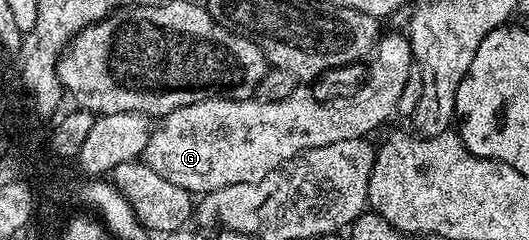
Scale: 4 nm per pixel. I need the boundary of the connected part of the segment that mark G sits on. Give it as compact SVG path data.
M394 33L398 35L383 34L379 38L377 47L372 52L372 58L369 60L370 72L366 75L366 84L358 87L354 91L354 96L338 95L335 99L326 99L321 103L312 92L309 86L299 85L292 93L288 93L288 97L283 99L259 99L251 97L248 99L209 99L208 101L196 101L192 105L184 105L180 109L176 109L172 113L161 116L157 120L156 126L151 130L148 145L142 151L141 158L152 169L156 169L156 173L160 173L160 177L168 177L168 181L172 181L172 185L180 185L184 190L191 193L205 193L207 191L215 191L216 189L224 189L228 185L240 185L241 183L255 183L264 177L268 177L270 171L276 171L279 167L283 167L287 161L299 155L301 151L308 149L316 149L324 145L332 145L336 141L352 141L353 139L364 139L373 136L373 131L377 127L382 127L390 118L395 118L398 102L400 101L400 93L404 93L404 85L408 81L408 73L412 69L414 63L414 54L410 51L410 41L405 34Z

